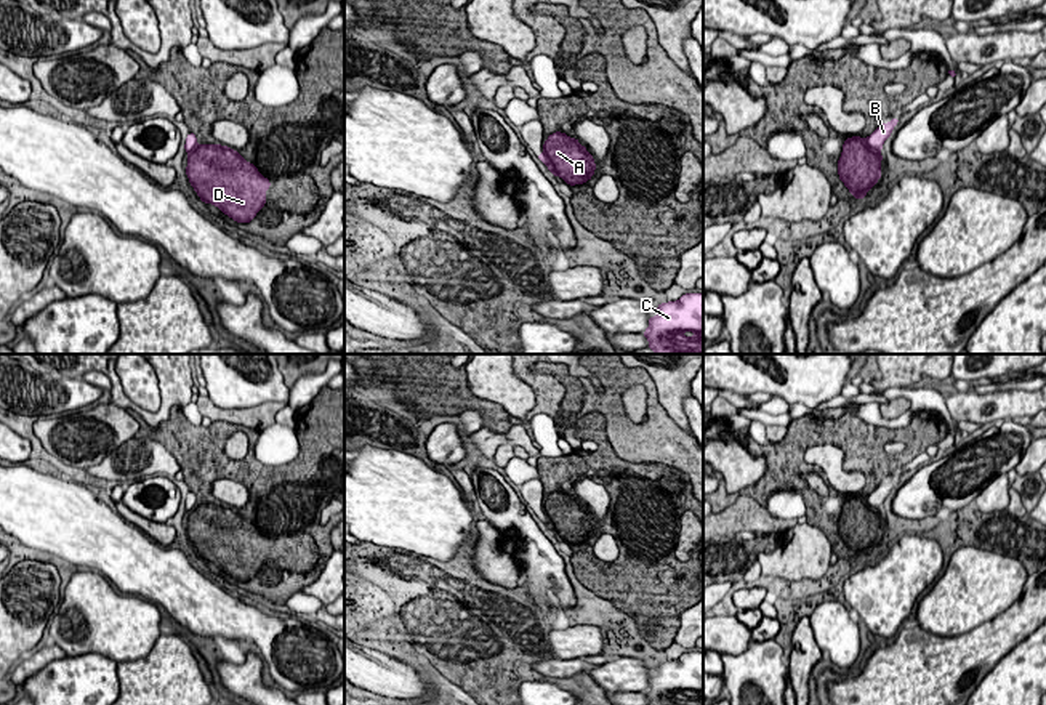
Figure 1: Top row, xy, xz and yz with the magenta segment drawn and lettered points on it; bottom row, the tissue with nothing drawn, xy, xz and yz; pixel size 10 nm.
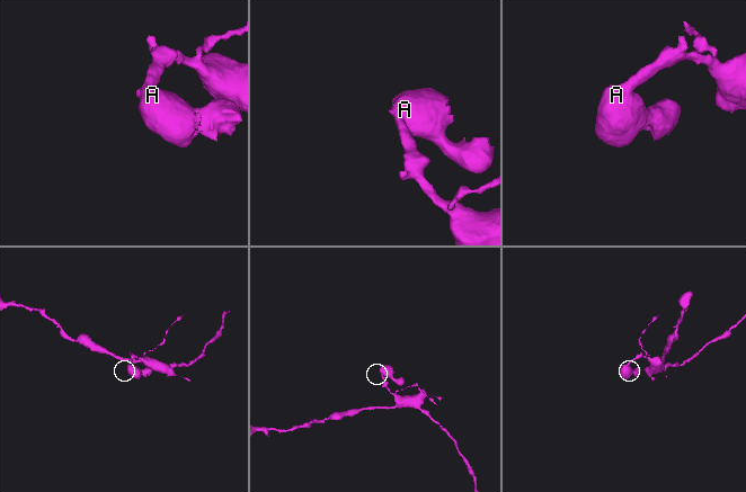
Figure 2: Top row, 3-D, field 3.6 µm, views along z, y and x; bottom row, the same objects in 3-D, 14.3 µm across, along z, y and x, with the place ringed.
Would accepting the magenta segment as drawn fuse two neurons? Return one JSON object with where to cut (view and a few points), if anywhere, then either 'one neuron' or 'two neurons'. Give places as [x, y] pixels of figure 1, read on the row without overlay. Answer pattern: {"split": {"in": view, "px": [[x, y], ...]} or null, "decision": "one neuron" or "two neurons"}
{"split": {"in": "yz", "px": [[862, 499], [880, 511]]}, "decision": "two neurons"}

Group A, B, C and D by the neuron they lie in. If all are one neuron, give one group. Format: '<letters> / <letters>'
A D / B C

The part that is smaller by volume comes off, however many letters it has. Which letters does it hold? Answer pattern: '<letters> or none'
A, D

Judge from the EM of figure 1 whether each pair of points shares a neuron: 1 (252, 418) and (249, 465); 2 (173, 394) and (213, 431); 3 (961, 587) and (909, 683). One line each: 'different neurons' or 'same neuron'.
1: different neurons
2: different neurons
3: different neurons

